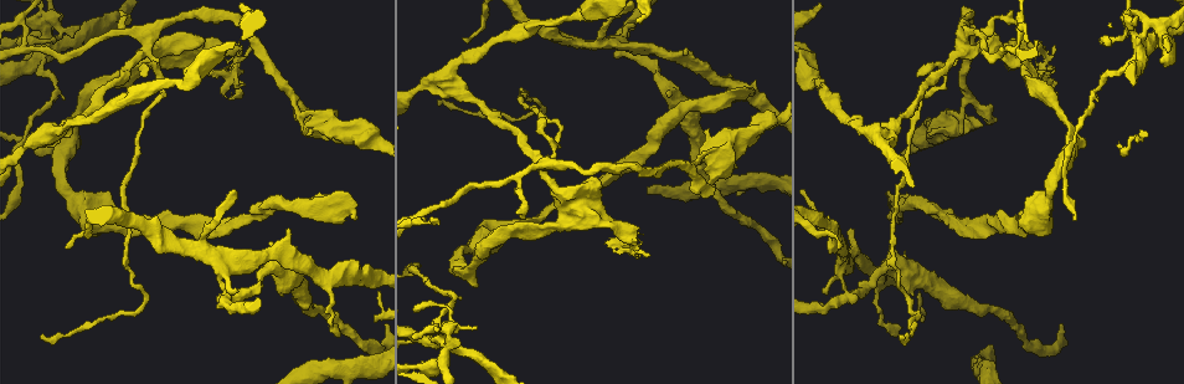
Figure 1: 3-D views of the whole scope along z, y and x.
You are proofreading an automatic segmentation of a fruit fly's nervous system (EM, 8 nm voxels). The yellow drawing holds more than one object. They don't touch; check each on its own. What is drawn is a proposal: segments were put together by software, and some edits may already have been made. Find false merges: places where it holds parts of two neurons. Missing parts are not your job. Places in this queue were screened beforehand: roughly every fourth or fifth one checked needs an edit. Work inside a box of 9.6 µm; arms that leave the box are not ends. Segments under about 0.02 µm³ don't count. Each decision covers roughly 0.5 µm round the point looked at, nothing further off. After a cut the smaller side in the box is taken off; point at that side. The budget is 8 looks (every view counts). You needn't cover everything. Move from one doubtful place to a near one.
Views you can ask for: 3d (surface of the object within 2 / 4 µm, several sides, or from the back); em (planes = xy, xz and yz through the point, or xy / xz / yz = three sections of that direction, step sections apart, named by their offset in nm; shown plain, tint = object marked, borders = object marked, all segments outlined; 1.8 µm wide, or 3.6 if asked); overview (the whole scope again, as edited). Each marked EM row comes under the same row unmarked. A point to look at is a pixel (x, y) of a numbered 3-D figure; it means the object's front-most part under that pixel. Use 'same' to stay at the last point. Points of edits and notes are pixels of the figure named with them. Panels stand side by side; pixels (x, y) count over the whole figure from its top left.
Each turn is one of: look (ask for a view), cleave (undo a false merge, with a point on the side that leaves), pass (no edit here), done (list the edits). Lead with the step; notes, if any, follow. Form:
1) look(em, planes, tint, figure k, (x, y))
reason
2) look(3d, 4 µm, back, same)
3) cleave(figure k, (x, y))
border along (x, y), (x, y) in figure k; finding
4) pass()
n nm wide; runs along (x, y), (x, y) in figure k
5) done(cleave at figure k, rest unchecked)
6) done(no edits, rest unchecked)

look(em, yz, step 8, tint, figure 1, (947, 129))
sharp bend

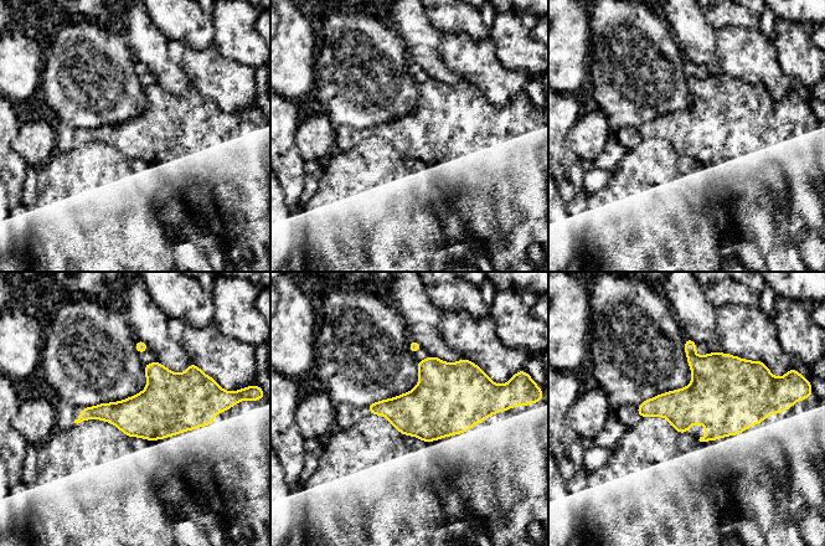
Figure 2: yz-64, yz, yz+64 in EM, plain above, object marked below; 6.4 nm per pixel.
look(em, planes, tint, same)
cut it another way

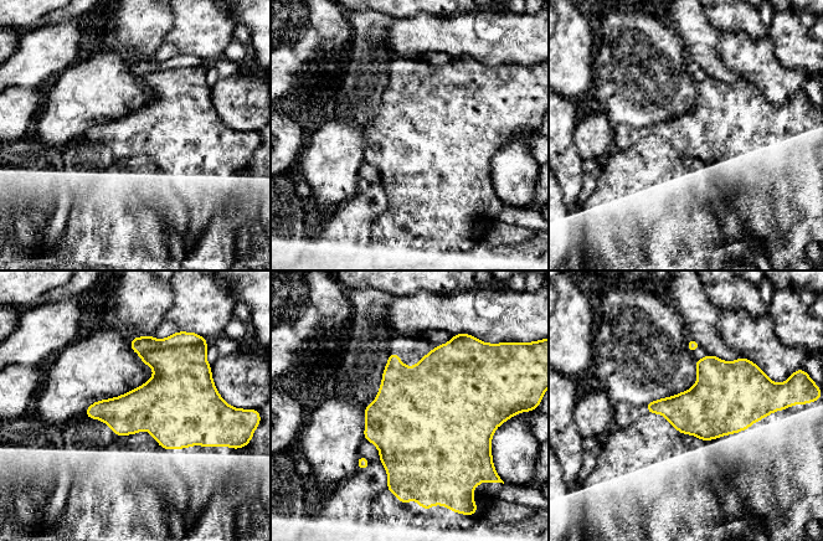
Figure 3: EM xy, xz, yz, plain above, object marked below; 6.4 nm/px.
cleave(figure 3, (183, 380))
340 nm wide; border along (189, 345), (149, 349), (142, 354) in figure 3; two neurons meet here

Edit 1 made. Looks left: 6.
look(em, planes, tint, figure 1, (146, 51))
looks like a crossing

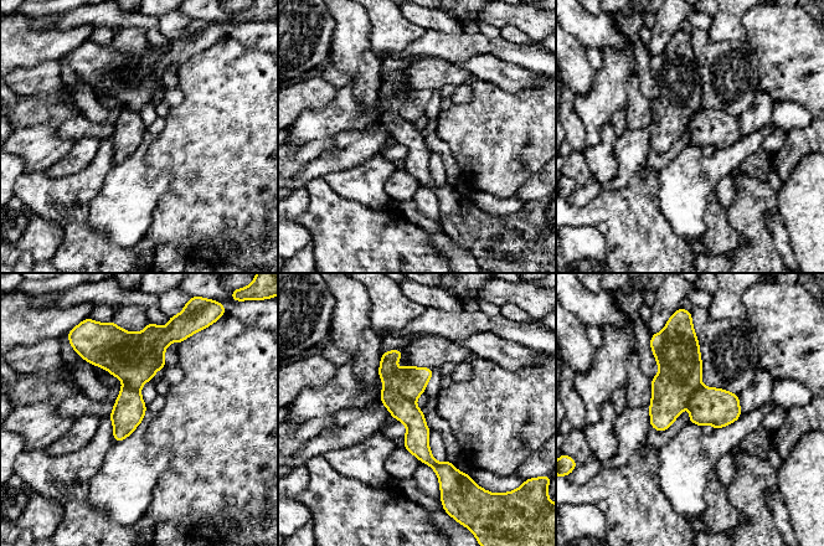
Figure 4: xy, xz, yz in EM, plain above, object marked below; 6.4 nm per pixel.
cleave(figure 4, (413, 385))
200 nm wide; border along (408, 367), (400, 391), (413, 401) in figure 4; a second neuron is stuck on

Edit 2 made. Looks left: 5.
look(em, planes, tint, figure 1, (450, 77))

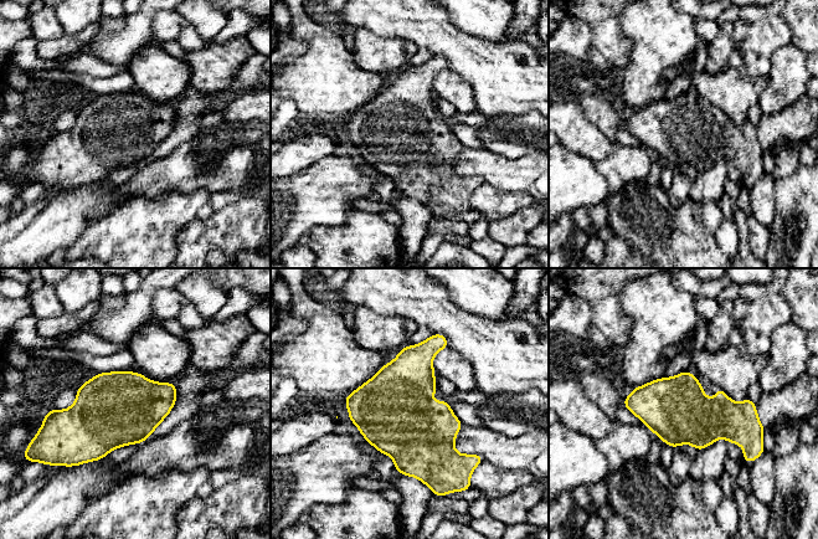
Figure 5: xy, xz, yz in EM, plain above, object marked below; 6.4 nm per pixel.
pass()
420 nm wide; continuous, no second neuron

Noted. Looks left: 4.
look(3d, 4 µm, figure 1, (841, 302))
three arms meet

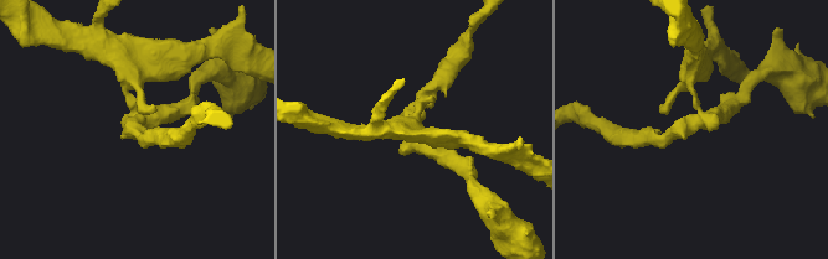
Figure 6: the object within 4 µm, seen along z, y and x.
look(em, planes, borders, figure 6, (136, 125))
3 arms; arms of 220, 240, 240 nm

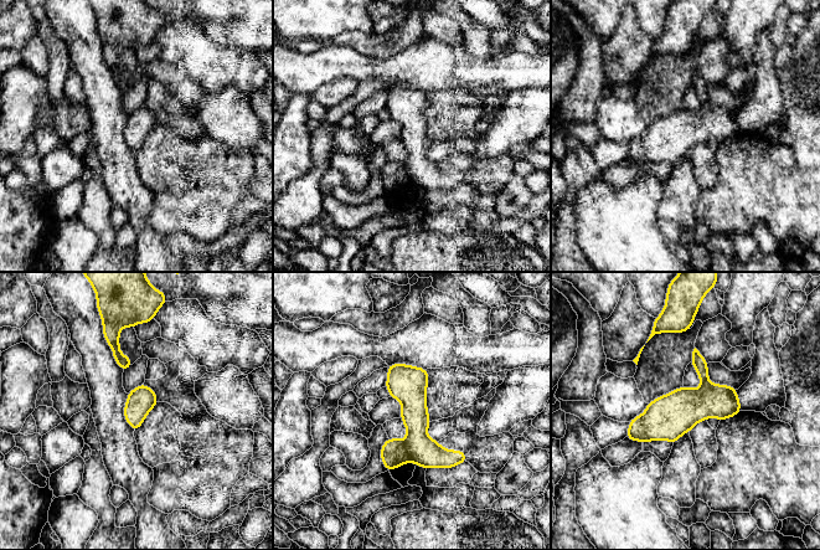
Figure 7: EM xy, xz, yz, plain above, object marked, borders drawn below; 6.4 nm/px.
cleave(figure 7, (424, 452))
border along (402, 441), (410, 458) in figure 7; two neurons meet here

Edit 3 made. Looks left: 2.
done(cleave at figure 3, cleave at figure 4, cleave at figure 7, rest unchecked)

